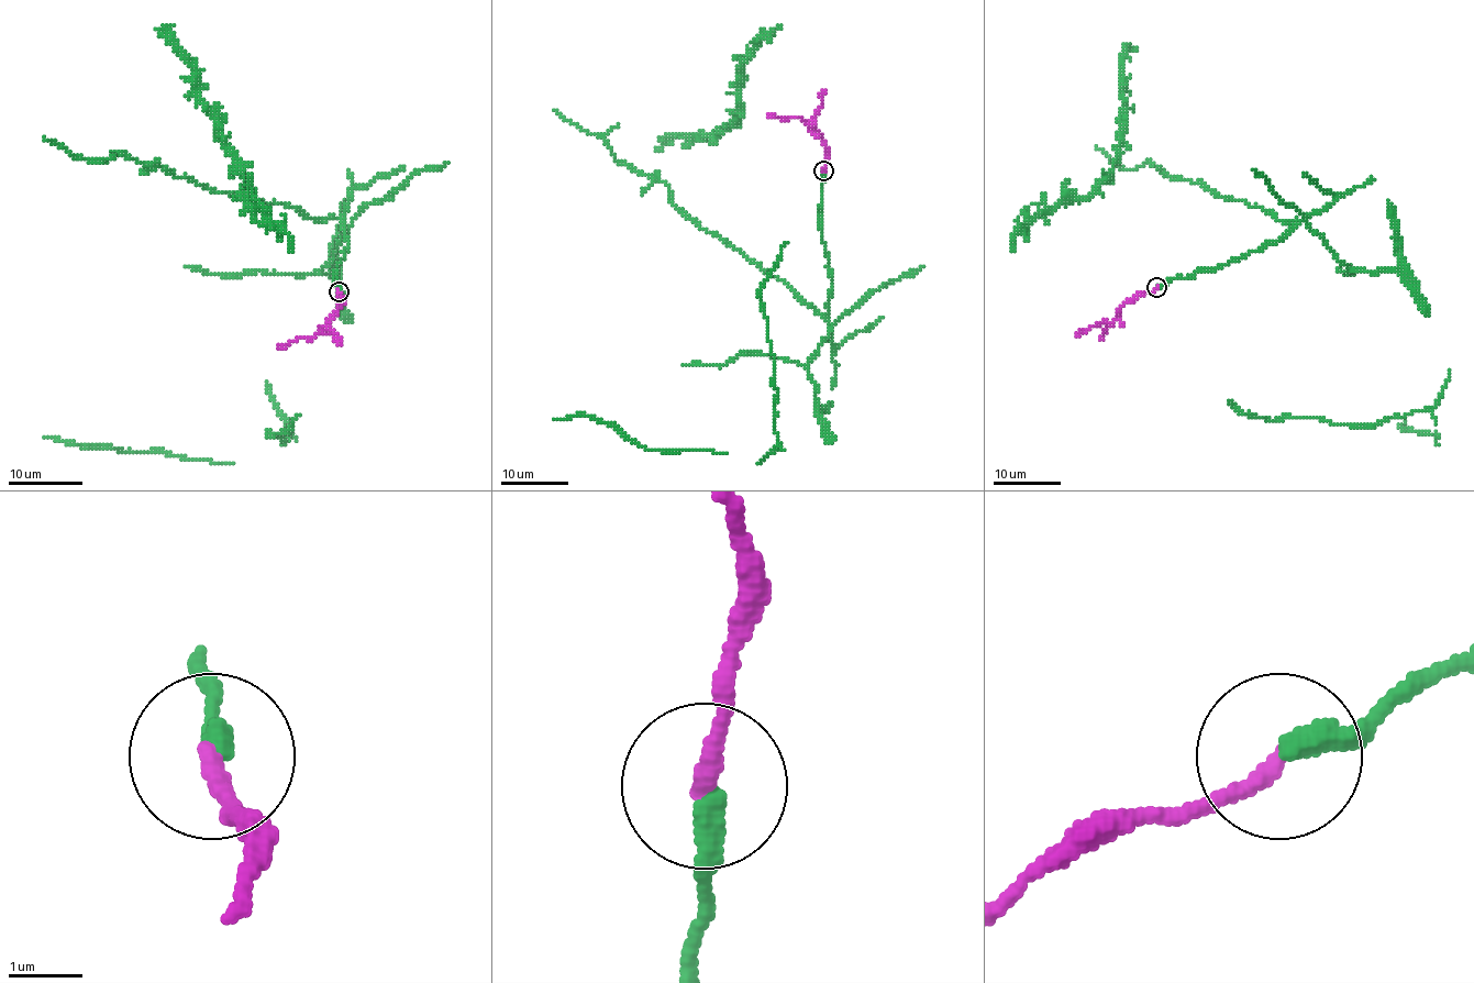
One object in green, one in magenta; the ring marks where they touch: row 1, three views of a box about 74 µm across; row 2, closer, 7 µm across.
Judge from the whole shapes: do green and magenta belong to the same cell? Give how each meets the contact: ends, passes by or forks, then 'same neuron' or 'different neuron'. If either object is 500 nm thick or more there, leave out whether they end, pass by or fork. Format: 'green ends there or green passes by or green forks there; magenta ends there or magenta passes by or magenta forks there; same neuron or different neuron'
green ends there; magenta ends there; same neuron

